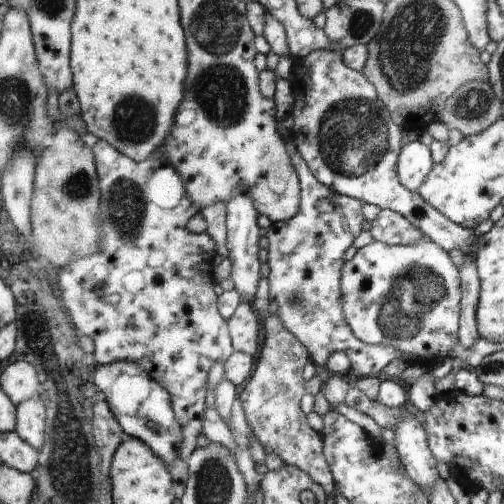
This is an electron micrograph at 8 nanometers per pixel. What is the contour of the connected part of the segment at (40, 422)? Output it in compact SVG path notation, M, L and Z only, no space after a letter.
M40 395L17 405L16 432L34 449L40 450L44 444L46 429L46 406Z

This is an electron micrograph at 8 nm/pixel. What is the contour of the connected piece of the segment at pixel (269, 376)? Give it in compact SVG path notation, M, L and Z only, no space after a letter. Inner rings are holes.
M269 315L263 318L263 324L266 326L265 347L262 348L262 353L252 378L248 380L246 388L238 396L243 403L246 419L249 421L253 436L264 447L266 454L274 454L283 461L284 465L293 465L295 468L300 469L301 472L308 474L312 480L325 489L326 494L331 494L335 498L336 482L332 480L332 470L325 460L325 454L322 454L322 438L320 438L318 432L314 432L310 427L310 424L307 422L307 415L300 408L300 398L304 396L304 392L307 392L307 383L304 382L302 370L308 364L308 360L311 360L309 350L292 332L289 332L282 325L278 316Z

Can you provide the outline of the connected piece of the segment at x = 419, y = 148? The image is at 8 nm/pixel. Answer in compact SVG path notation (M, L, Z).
M419 140L406 144L401 149L397 167L401 184L416 193L431 174L435 164L429 146L425 146Z

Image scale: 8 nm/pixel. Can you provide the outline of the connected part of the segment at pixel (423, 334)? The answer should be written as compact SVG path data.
M429 237L410 245L386 245L374 241L360 248L342 268L340 291L345 320L354 334L367 344L392 346L412 356L413 361L436 361L448 356L447 353L458 344L460 292L463 292L460 280L450 254Z

